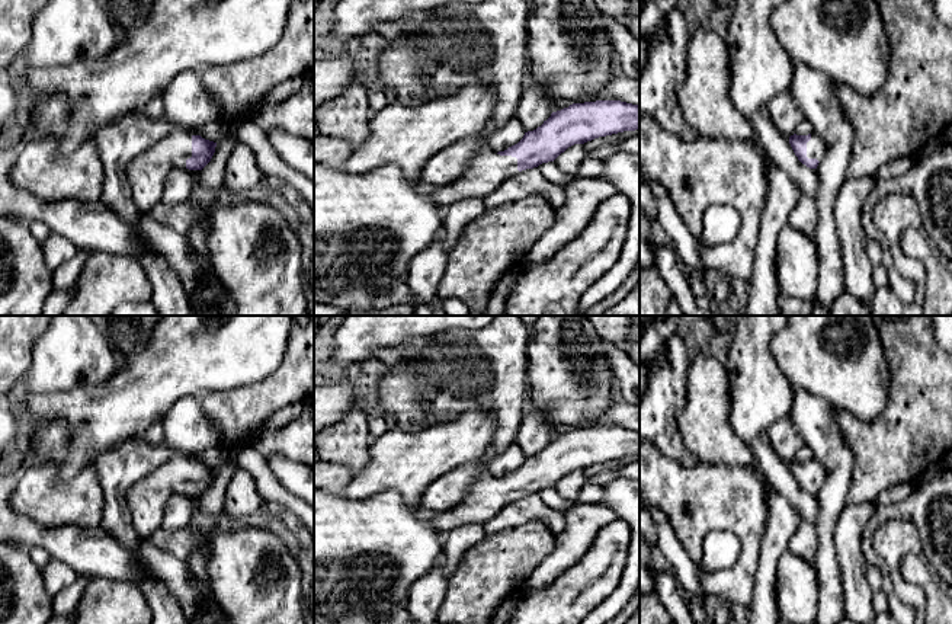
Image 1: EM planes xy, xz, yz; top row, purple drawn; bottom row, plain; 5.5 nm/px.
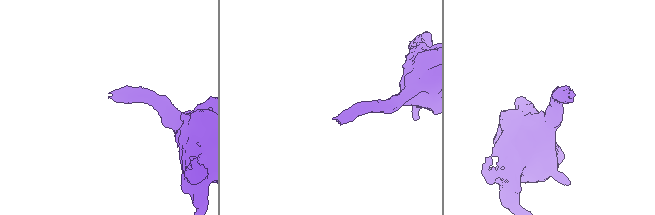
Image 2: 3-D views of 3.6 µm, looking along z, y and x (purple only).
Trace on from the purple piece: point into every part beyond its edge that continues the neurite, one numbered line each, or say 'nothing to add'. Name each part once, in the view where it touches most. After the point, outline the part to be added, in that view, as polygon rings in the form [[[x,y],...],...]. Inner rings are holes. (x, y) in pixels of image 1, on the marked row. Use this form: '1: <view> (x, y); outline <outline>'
1: yz (816, 149); outline [[[811,132],[811,140],[807,143],[807,157],[817,159],[818,161],[824,157],[826,145],[817,132]]]

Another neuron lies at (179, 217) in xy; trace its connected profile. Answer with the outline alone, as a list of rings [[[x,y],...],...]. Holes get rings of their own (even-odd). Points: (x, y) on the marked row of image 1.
[[[158,201],[148,212],[157,223],[170,227],[185,236],[193,223],[193,209],[183,201],[176,205],[167,205]]]

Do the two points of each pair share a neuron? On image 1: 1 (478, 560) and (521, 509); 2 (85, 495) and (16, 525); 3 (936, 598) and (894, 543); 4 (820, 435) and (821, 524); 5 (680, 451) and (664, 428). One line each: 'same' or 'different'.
1: different
2: different
3: different
4: same
5: same

